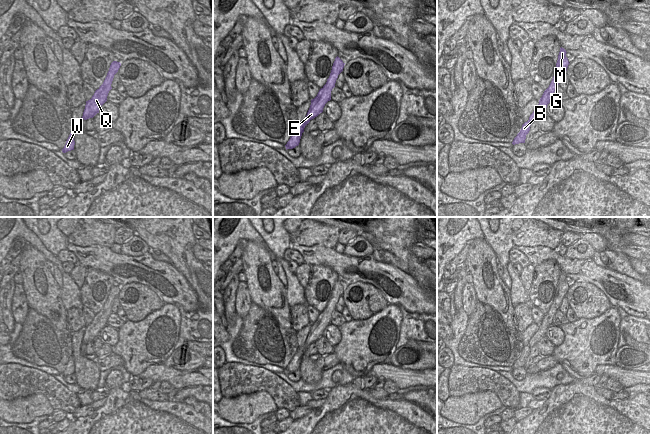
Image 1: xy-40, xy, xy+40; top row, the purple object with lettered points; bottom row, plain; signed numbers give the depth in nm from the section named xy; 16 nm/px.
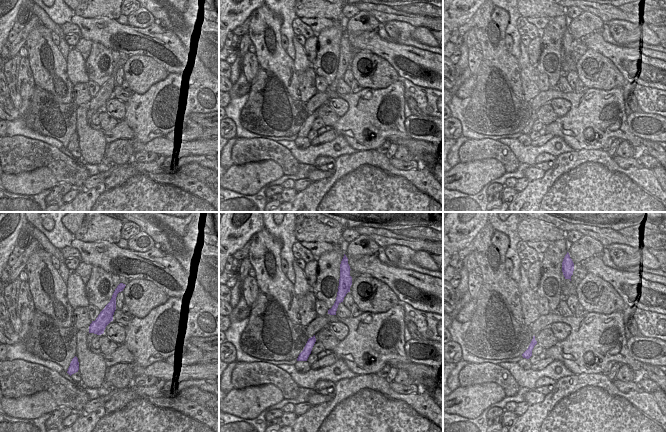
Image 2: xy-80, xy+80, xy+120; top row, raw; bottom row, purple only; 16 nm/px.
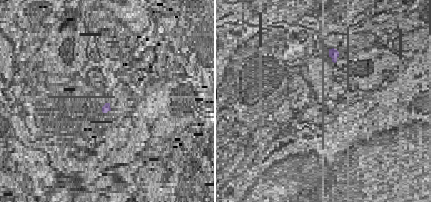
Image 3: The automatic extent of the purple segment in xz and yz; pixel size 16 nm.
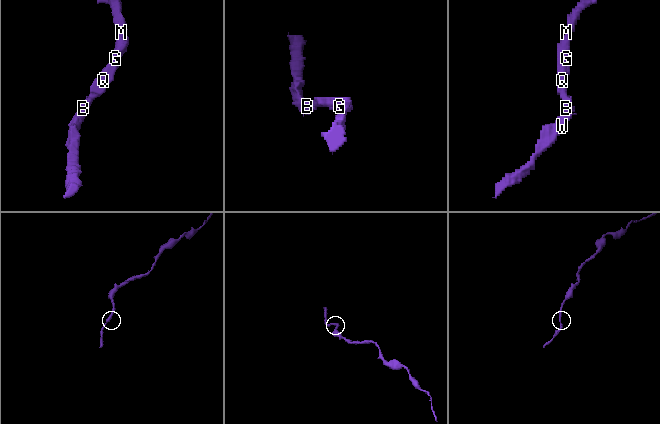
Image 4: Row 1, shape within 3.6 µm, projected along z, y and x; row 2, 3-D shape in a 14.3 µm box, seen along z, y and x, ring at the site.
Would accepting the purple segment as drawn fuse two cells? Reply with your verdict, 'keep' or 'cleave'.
keep

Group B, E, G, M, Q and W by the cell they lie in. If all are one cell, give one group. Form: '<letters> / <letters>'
B E G M Q W

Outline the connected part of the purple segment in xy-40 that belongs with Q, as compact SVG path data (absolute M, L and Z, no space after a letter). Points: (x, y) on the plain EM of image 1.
M113 285L111 287L103 308L95 315L92 322L86 325L82 343L87 344L93 342L97 337L99 337L100 331L107 325L108 317L112 313L111 308L114 299L118 296L120 290L120 286Z

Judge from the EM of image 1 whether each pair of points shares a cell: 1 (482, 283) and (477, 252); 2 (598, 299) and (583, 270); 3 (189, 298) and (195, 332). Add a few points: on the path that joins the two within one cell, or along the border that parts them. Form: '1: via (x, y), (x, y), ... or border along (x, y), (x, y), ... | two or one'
1: via (481, 275), (481, 260) | one
2: border along (575, 281), (593, 283), (608, 298) | two
3: border along (173, 303), (187, 311), (199, 307) | two

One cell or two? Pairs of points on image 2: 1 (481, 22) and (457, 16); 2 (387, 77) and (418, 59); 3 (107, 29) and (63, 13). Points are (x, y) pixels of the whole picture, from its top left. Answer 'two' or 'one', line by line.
1: two
2: two
3: two

